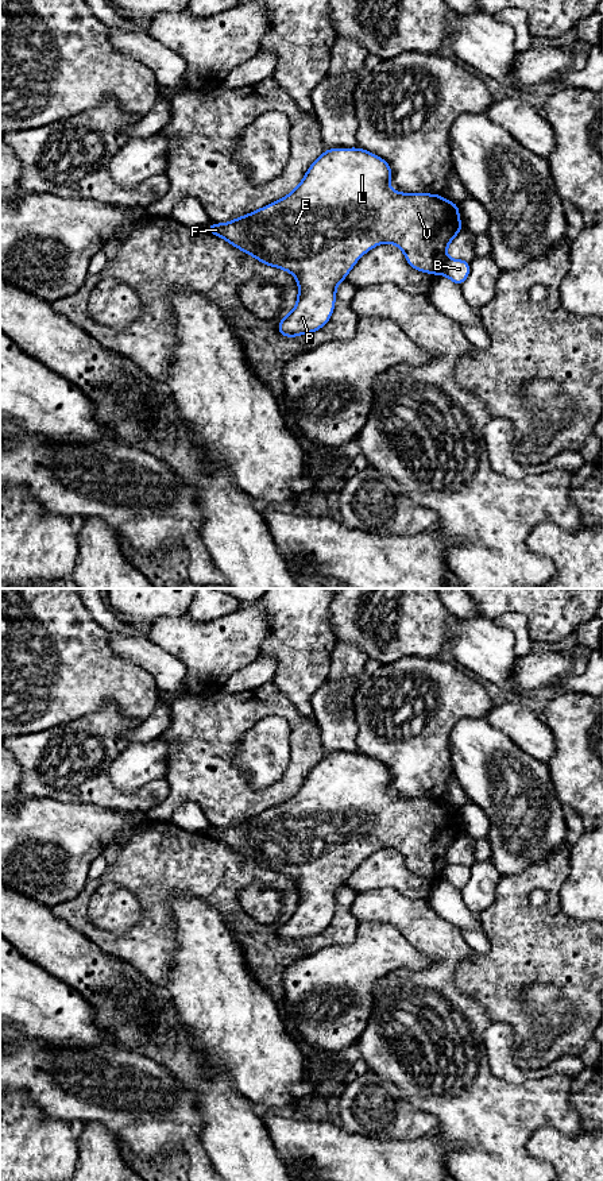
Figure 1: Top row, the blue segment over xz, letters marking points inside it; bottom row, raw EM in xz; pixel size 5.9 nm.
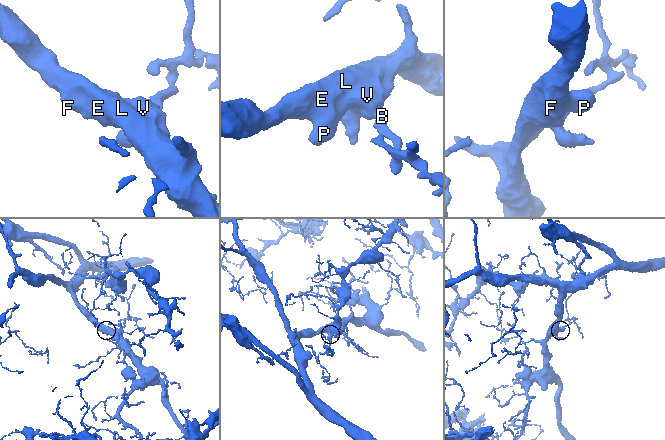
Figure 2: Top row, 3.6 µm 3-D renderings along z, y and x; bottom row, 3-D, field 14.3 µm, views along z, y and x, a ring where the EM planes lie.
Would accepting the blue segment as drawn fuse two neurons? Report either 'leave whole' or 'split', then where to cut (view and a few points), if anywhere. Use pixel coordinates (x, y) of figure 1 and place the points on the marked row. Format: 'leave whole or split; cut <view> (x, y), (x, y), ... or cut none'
split; cut xz (448, 259), (439, 273)

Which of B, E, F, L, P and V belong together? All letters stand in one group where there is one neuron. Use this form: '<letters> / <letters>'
B / E F L P V

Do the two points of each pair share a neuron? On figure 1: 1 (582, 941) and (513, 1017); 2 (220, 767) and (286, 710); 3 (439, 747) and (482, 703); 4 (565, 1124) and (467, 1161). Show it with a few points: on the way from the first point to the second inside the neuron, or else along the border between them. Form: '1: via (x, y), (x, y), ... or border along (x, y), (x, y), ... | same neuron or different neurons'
1: via (557, 950), (549, 950), (510, 992) | same neuron
2: via (224, 745), (224, 740), (255, 709), (265, 709) | same neuron
3: via (439, 732), (467, 703) | same neuron
4: via (541, 1112), (515, 1112), (491, 1137) | same neuron

